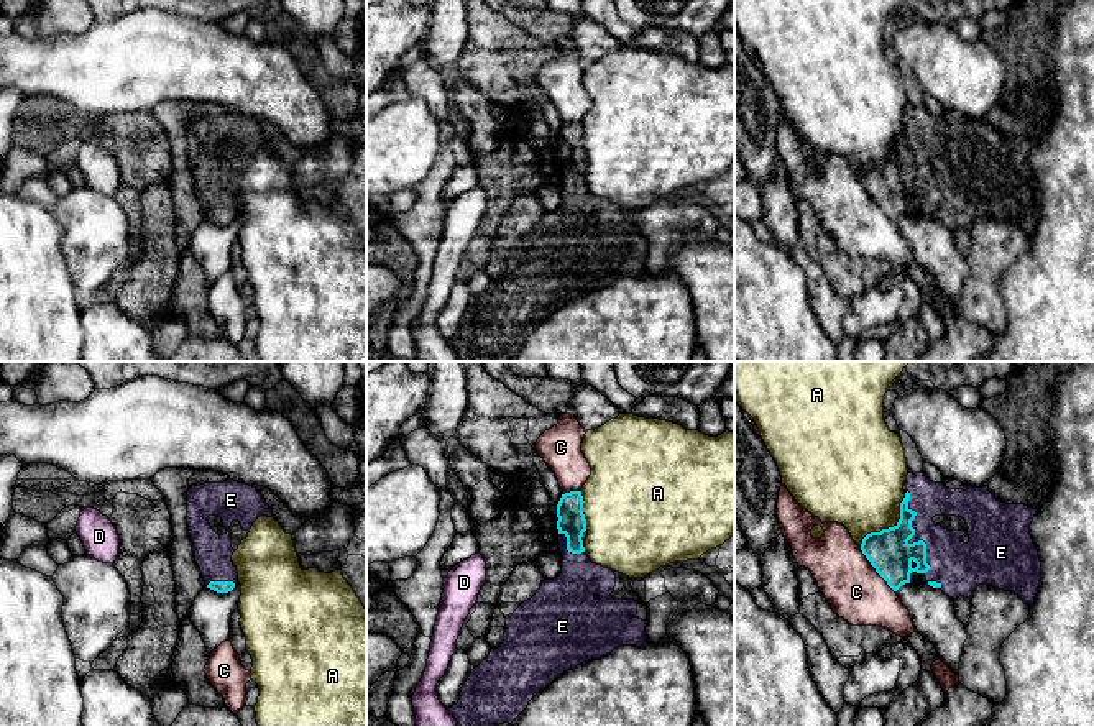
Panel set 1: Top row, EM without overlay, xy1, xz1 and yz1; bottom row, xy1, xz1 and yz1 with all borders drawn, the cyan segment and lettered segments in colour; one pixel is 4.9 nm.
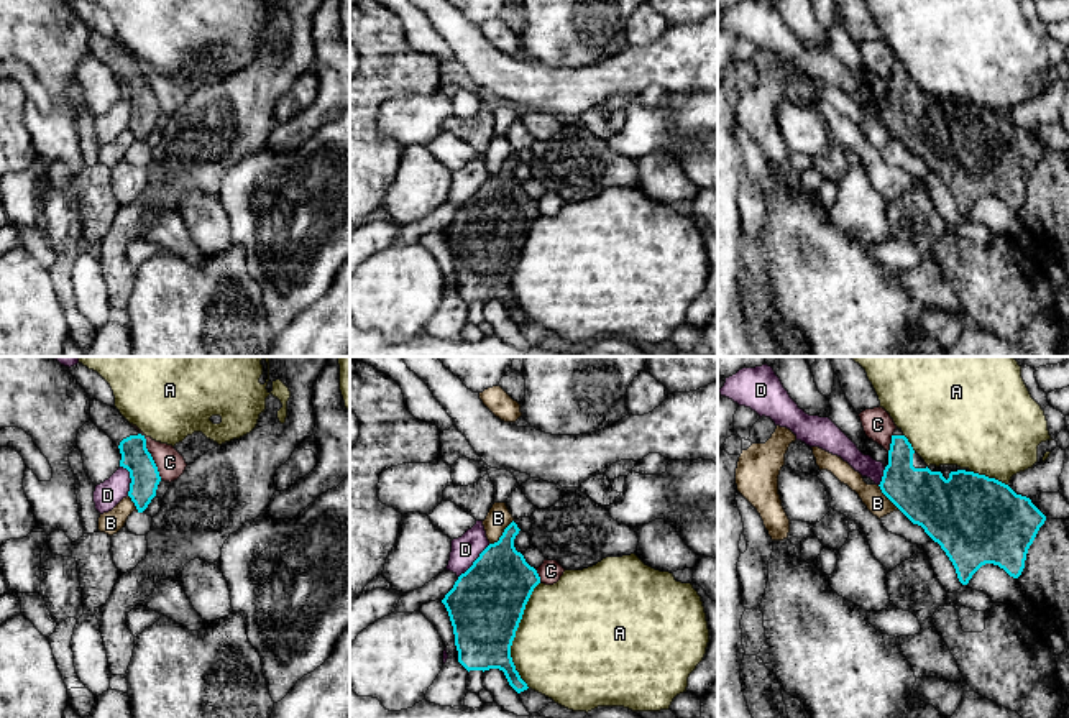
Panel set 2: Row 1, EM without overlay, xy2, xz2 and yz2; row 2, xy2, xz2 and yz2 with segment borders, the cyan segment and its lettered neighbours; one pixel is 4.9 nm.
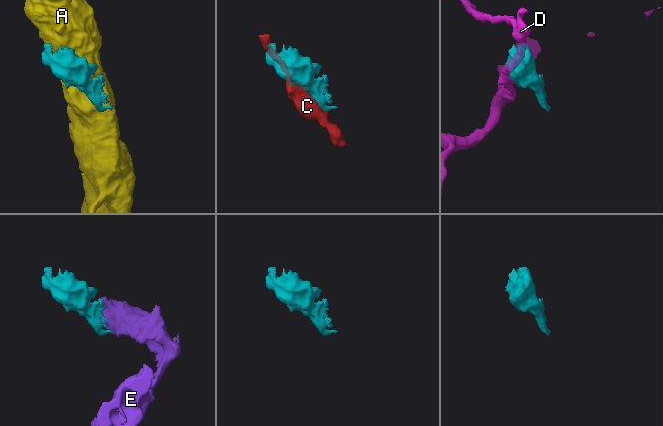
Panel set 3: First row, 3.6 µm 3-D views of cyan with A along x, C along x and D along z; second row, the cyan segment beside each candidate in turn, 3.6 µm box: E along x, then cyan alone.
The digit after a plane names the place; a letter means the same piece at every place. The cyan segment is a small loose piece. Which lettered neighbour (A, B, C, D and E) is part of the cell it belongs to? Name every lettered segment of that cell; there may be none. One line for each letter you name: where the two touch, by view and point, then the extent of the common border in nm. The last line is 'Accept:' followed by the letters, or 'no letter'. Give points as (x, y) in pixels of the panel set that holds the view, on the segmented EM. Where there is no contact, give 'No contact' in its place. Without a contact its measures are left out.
E: Touches cyan at yz1 (910, 537). Shared border 420 nm
Accept: E

